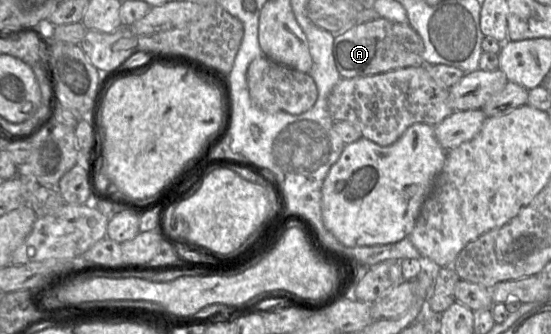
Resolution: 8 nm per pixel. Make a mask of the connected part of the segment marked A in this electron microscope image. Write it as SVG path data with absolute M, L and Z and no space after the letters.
M385 18L355 25L336 36L333 44L335 65L343 79L424 65L423 52L423 39L409 23L393 22Z

